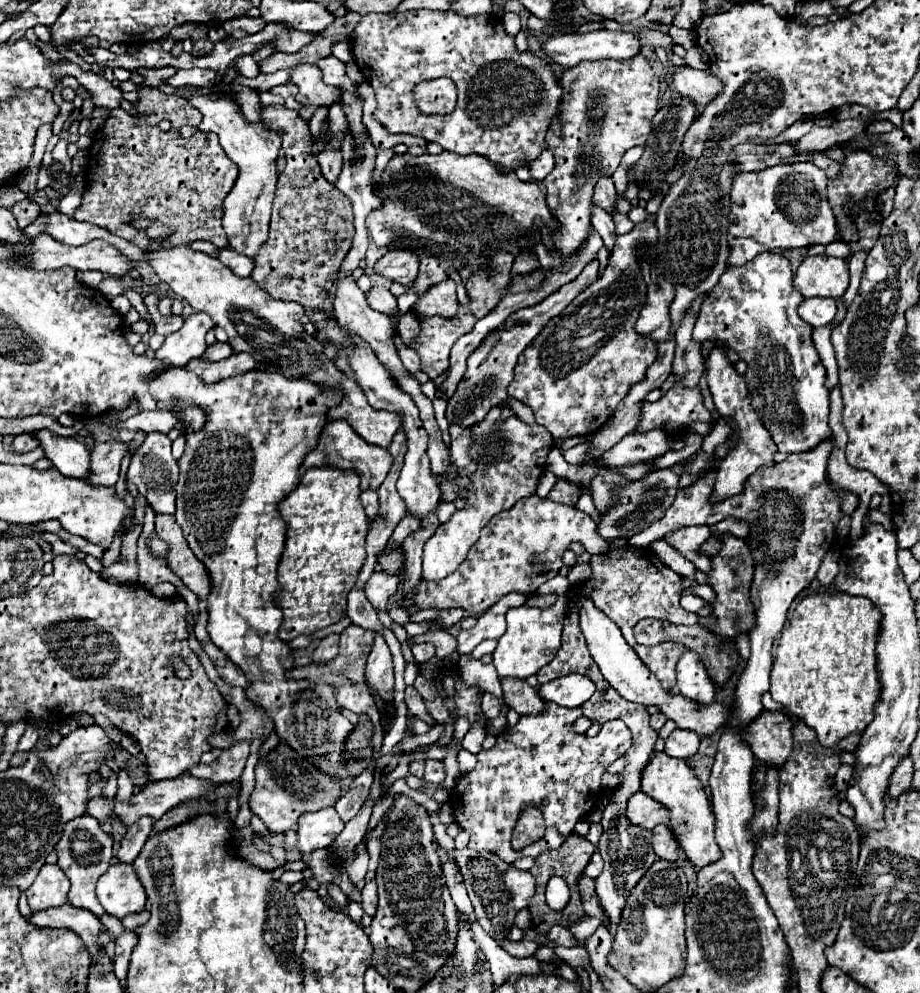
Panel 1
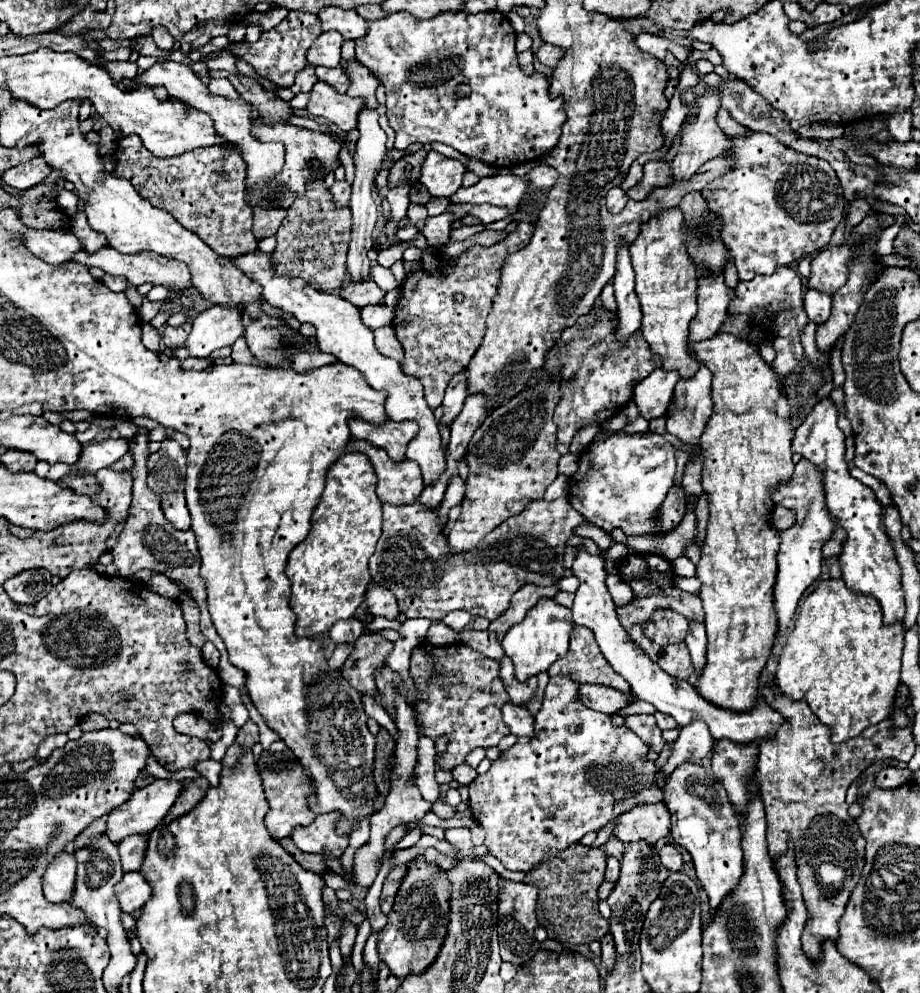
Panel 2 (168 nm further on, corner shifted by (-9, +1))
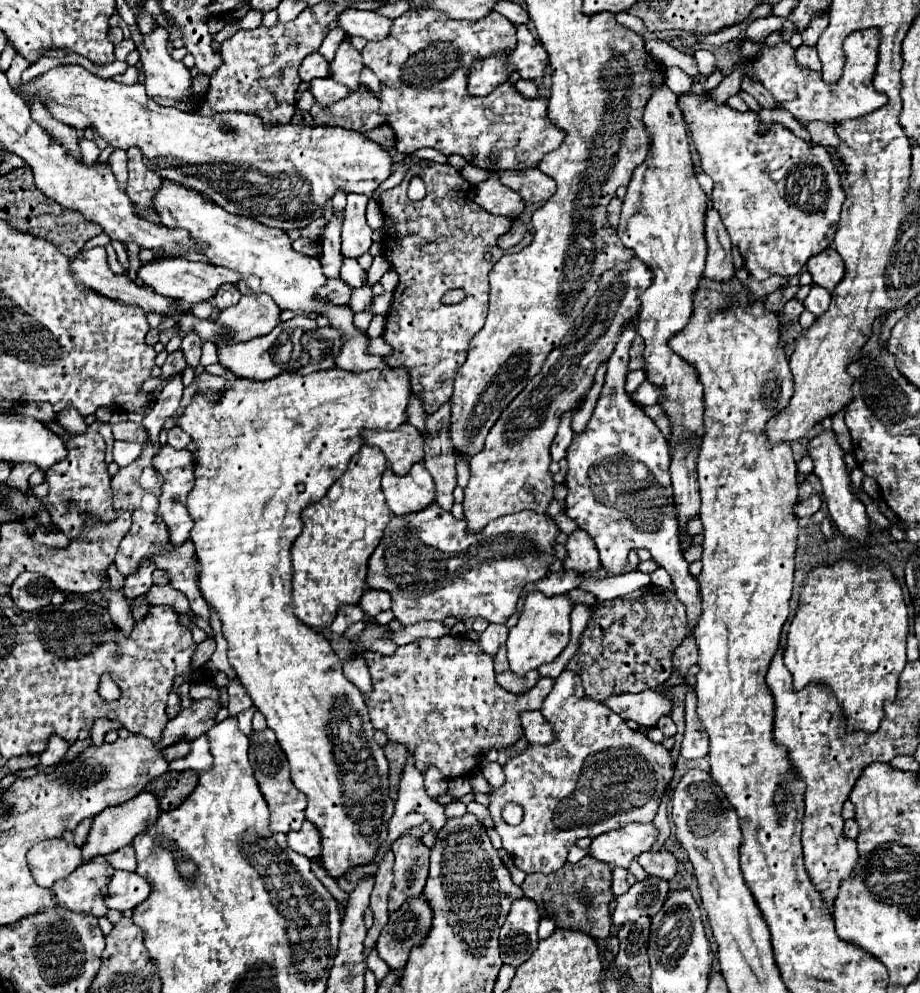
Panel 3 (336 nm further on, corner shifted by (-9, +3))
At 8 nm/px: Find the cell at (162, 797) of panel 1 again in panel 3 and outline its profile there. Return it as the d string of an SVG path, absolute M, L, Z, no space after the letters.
M142 791L140 795L136 795L134 799L130 799L128 803L120 805L120 807L110 807L108 811L102 811L100 815L94 817L94 823L92 823L92 829L86 837L86 843L82 845L82 859L84 861L90 861L98 855L108 855L112 851L118 851L126 845L132 843L132 839L144 831L146 823L148 821L156 821L156 817L160 815L160 809L158 809L158 801L152 793L146 793Z

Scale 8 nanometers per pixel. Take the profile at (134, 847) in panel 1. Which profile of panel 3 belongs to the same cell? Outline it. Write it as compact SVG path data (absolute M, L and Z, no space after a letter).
M132 845L120 849L120 851L114 851L106 857L106 861L114 867L114 869L122 869L122 871L134 871L136 869L136 857L134 857L134 849Z

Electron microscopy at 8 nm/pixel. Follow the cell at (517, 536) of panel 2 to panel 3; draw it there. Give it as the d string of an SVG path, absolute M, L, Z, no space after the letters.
M432 503L432 507L418 511L416 515L392 515L384 537L368 561L366 587L390 593L392 611L402 625L414 625L420 621L444 621L446 617L484 617L488 623L506 623L514 613L520 591L526 583L538 581L548 573L554 561L558 527L548 515L536 515L534 511L522 511L494 519L478 533L468 533L466 521L458 521L450 511Z

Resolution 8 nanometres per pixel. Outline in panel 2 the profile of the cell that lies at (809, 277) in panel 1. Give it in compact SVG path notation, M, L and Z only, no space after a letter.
M848 245L826 247L812 261L812 273L808 279L808 287L820 293L836 293L848 277L848 261L852 257L852 249Z

